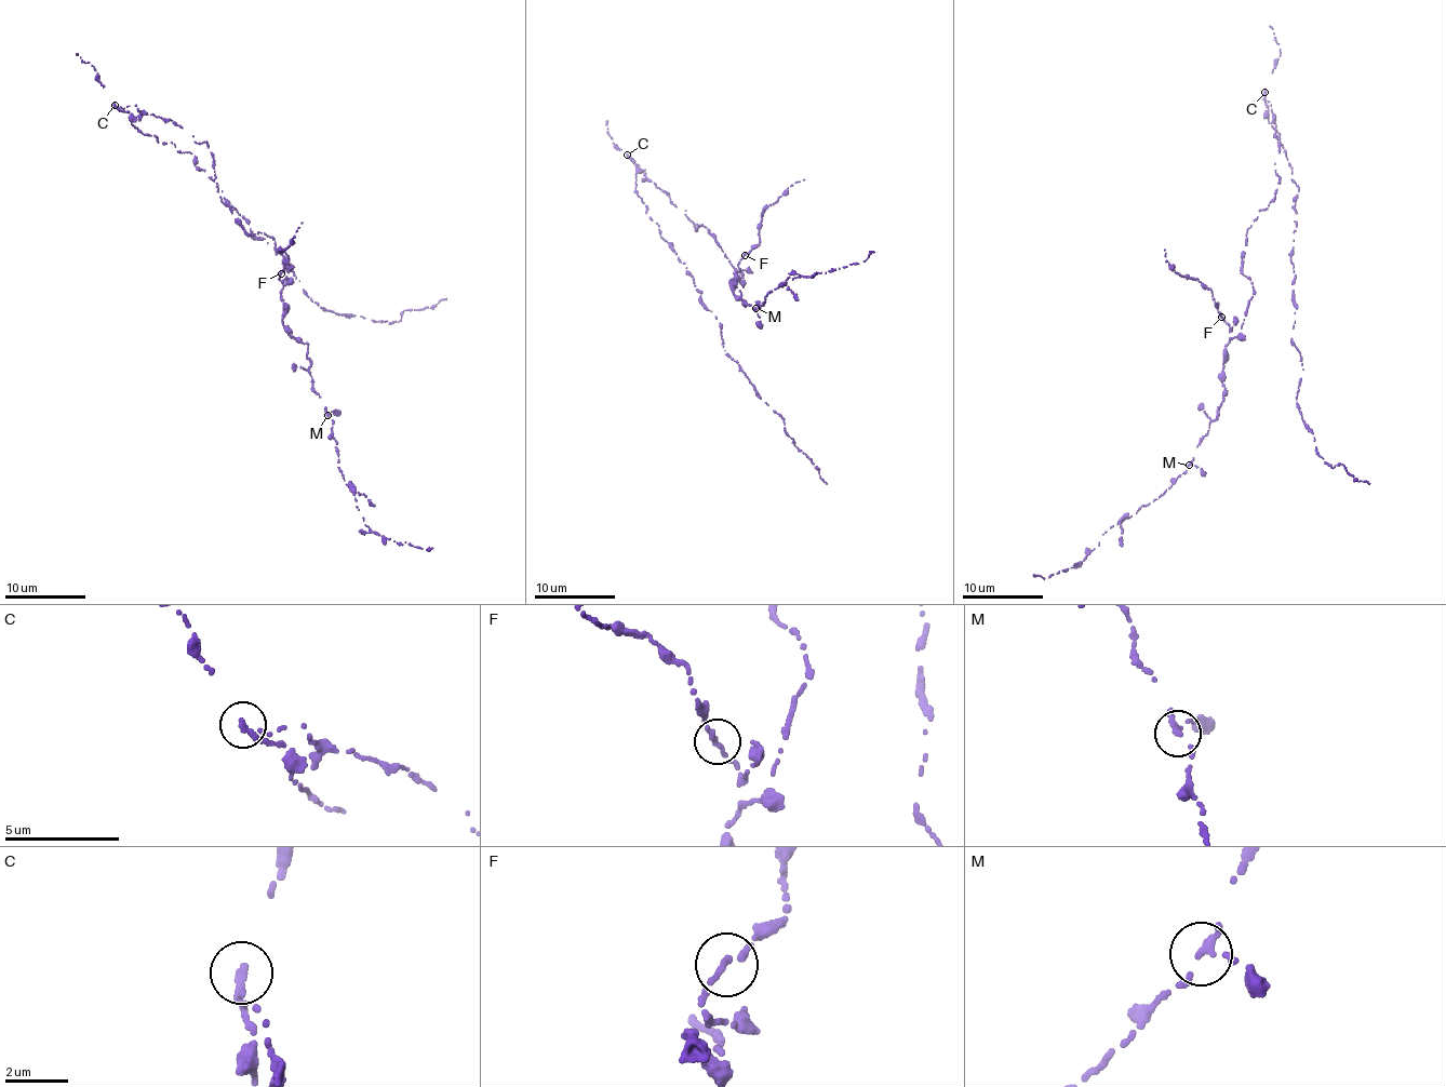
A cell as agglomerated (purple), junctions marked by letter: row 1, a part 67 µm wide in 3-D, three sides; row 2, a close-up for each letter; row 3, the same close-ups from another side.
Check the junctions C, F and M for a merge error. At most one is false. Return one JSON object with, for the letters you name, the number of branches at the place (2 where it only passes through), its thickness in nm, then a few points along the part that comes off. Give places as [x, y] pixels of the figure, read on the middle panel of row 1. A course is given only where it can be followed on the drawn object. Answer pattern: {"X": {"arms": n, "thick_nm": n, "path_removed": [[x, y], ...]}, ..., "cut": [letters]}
{"C": {"arms": 1, "thick_nm": 320, "path_removed": [[628, 156], [638, 170], [636, 188], [645, 214], [720, 323], [724, 350], [827, 484]]}, "cut": ["C"]}

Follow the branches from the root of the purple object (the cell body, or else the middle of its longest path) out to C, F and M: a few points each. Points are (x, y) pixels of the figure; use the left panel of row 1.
C: (203, 143), (193, 141), (193, 135), (171, 121), (137, 110), (136, 116), (133, 116), (115, 104)
F: (203, 143), (213, 157), (219, 197), (246, 232), (259, 231), (276, 241), (290, 270), (281, 280), (281, 273)
M: (203, 143), (235, 219), (252, 235), (271, 237), (290, 270), (283, 326), (308, 347), (311, 385), (327, 415)

